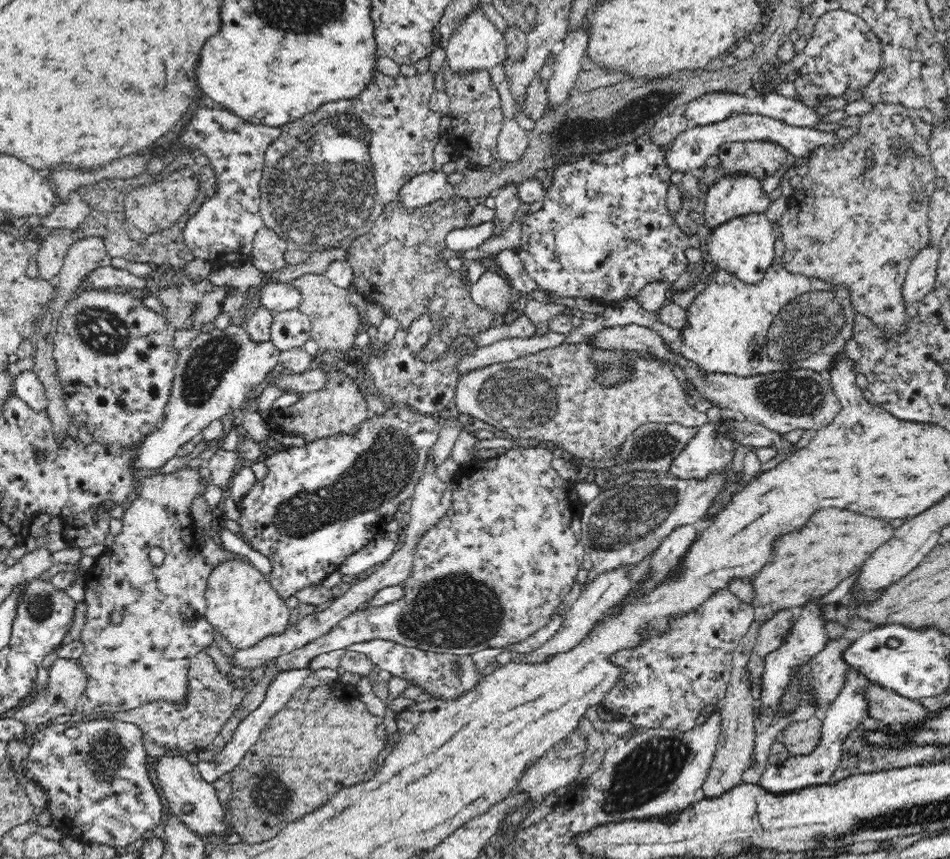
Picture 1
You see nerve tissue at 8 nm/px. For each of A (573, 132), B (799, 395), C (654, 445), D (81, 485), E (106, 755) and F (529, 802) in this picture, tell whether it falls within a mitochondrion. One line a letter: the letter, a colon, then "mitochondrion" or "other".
A: mitochondrion
B: mitochondrion
C: mitochondrion
D: other
E: mitochondrion
F: other

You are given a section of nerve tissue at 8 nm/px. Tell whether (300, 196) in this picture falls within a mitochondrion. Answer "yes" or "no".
yes

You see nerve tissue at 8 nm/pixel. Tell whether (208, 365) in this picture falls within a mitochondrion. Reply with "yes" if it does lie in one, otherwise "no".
yes

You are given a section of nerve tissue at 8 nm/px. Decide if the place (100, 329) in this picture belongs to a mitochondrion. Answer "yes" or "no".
yes

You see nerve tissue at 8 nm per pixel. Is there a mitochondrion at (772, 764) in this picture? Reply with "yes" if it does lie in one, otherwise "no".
no

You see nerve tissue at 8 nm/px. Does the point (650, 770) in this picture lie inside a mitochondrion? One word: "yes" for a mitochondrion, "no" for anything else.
yes

